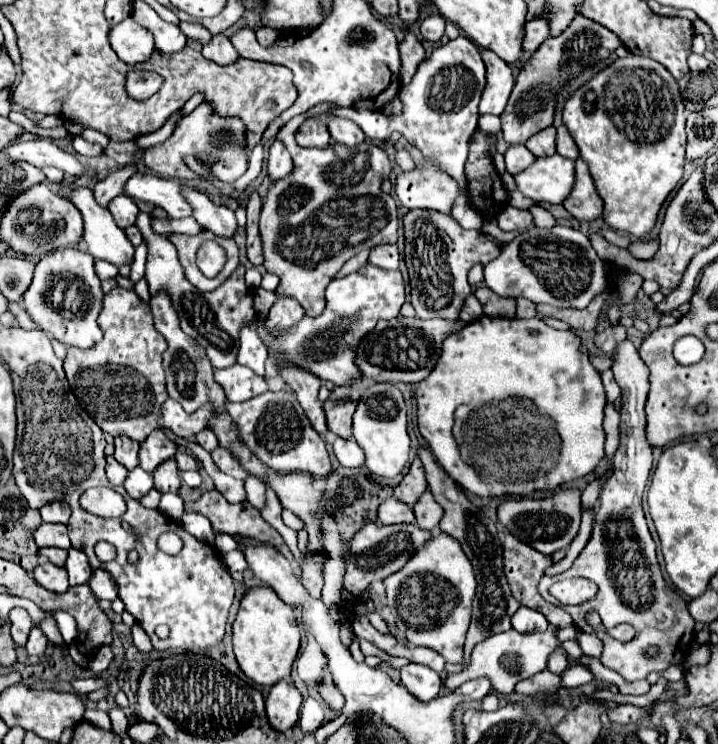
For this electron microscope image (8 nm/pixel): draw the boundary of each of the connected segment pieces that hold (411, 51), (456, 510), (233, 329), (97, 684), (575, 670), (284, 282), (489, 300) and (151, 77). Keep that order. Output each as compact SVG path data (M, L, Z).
M405 32L405 42L399 44L399 54L401 54L399 78L401 84L409 84L413 74L417 72L417 66L425 60L425 48L411 32Z
M419 448L419 458L421 458L423 468L425 468L429 490L433 492L439 506L445 510L441 524L439 524L441 530L445 534L453 536L457 542L461 542L463 552L471 558L471 562L479 562L479 566L475 566L477 592L475 592L475 598L473 598L473 616L471 616L471 626L467 630L467 640L465 640L465 646L463 646L465 658L467 658L471 654L471 650L475 648L475 644L479 644L481 640L485 640L493 634L499 634L499 632L507 632L511 628L511 618L521 604L513 598L511 588L509 588L507 578L505 578L505 572L503 572L503 546L501 546L501 540L497 536L495 522L489 520L465 496L465 492L439 468L439 464L435 462L435 458L431 456L429 450Z
M139 212L135 224L141 230L143 242L147 244L147 250L149 250L145 280L149 282L151 296L155 296L155 292L159 292L159 288L165 288L169 292L175 308L177 308L181 328L185 330L185 334L195 338L207 350L207 356L209 356L213 368L233 366L235 356L237 356L239 328L241 328L241 324L249 324L249 320L255 320L253 294L251 294L251 300L249 300L249 288L245 286L245 280L243 280L245 268L237 266L237 270L219 288L203 294L185 278L185 272L179 264L175 246L169 242L169 238L165 234L157 234L153 230L151 216L145 214L145 212Z
M95 676L95 678L85 678L85 680L75 680L75 682L71 682L71 684L73 684L73 688L75 688L79 694L89 694L89 692L93 692L93 690L107 688L107 686L109 686L109 682L107 682L105 678L99 678L99 676Z
M575 664L575 666L567 668L561 674L561 688L565 688L565 690L577 690L577 688L581 688L585 684L595 682L595 680L597 678L595 678L595 674L589 668L585 668L581 664Z
M321 102L291 118L279 130L277 138L281 138L293 156L293 170L289 176L271 182L259 220L265 254L263 266L281 280L275 294L297 300L307 316L319 316L325 310L325 288L337 278L343 264L363 248L375 244L359 240L385 240L389 244L397 244L399 230L395 200L381 190L383 178L389 178L393 172L391 160L383 148L369 142L357 146L331 142L327 148L303 148L293 140L295 130L306 118L324 114L333 108L341 106Z
M479 286L475 290L475 296L481 302L483 312L487 316L505 316L505 318L513 318L515 316L515 300L513 298L497 296L487 286Z
M131 70L127 74L127 94L135 100L147 100L151 98L159 88L163 86L163 78L157 72L145 72L145 70Z

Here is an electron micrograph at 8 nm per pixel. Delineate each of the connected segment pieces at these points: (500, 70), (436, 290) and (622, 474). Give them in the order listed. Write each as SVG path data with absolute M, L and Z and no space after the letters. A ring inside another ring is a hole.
M483 50L483 62L487 68L487 86L483 90L479 112L481 114L495 114L499 116L509 100L509 94L513 90L513 74L507 62L503 62L495 52Z
M407 212L405 228L405 264L411 278L411 304L419 318L459 320L465 298L471 294L467 272L473 264L487 264L499 256L499 244L485 238L483 232L465 230L441 212Z
M623 340L617 344L613 352L613 374L617 384L621 386L621 442L615 452L613 460L613 474L605 482L605 488L599 496L599 510L595 512L593 534L581 554L575 558L573 566L555 576L543 578L539 582L539 594L555 604L555 598L549 596L549 586L553 582L565 578L587 578L599 586L599 592L593 600L583 602L579 612L577 608L567 608L573 616L573 622L579 630L591 632L591 626L583 620L583 614L589 610L597 610L605 626L615 626L621 622L629 622L635 626L637 636L631 642L619 640L601 640L603 654L601 664L619 672L627 682L635 682L647 678L651 672L665 672L673 664L681 664L691 650L693 634L695 634L695 620L691 618L685 600L669 590L663 580L657 556L655 556L655 542L647 528L647 520L641 508L641 494L645 490L651 466L653 466L653 450L645 440L645 400L649 392L649 370L641 360L633 342ZM651 644L659 646L659 656L655 660L647 660L643 650Z

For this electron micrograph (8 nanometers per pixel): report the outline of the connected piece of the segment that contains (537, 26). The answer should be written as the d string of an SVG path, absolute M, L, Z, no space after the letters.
M537 18L537 20L529 20L527 26L525 26L525 38L523 38L523 52L527 56L531 56L539 46L541 42L549 36L549 26L547 26L547 20L543 18Z

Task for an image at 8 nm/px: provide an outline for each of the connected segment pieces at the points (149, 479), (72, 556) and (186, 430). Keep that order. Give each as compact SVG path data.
M135 468L127 474L127 480L123 486L131 498L141 500L153 488L153 476L149 472L145 472L143 468Z
M69 548L69 558L67 558L67 564L65 564L65 570L69 572L69 584L71 586L85 584L93 574L85 552L81 552L77 548Z
M167 400L161 406L161 414L159 414L157 420L163 426L169 426L175 436L193 436L193 434L197 434L197 432L207 428L209 416L211 416L209 408L199 408L197 412L187 414L181 408L181 404L177 404L175 400Z

